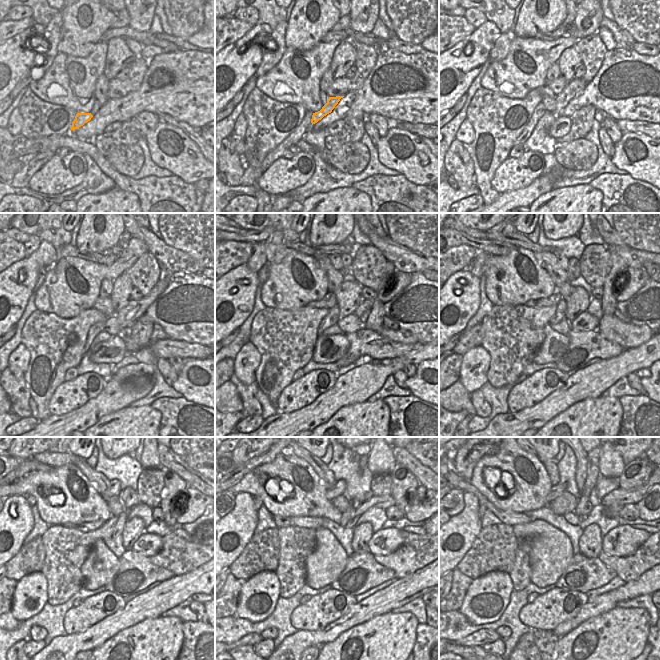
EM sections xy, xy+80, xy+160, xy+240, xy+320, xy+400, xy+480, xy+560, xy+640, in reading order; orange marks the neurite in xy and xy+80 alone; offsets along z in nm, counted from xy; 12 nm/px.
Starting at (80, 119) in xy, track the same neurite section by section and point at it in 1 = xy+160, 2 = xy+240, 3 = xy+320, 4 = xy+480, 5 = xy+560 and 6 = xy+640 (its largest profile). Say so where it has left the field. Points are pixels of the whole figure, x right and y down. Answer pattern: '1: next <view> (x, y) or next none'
1: next xy+160 (577, 85)
2: next xy+240 (134, 310)
3: next xy+320 (399, 280)
4: next xy+480 (194, 500)
5: next xy+560 (418, 499)
6: next xy+640 (642, 506)

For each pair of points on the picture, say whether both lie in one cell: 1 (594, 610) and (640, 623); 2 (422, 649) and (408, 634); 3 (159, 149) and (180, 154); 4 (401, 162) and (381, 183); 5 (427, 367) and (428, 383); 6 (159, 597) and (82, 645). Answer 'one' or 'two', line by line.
1: two
2: two
3: one
4: two
5: one
6: one

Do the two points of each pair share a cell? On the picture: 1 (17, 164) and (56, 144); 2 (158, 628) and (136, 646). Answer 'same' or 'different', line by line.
1: different
2: same

